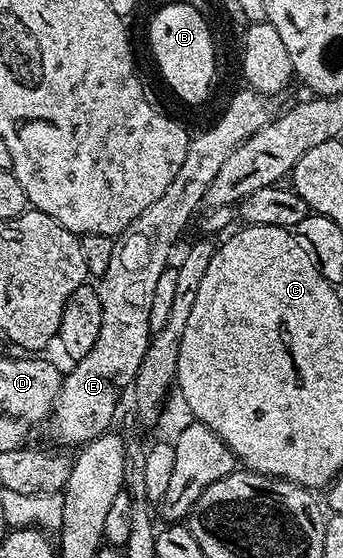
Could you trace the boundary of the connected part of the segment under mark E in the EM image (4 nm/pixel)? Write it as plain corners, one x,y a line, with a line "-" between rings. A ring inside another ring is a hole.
244,89
233,95
233,100
225,107
225,112
217,119
214,127
194,134
187,145
187,157
183,157
183,166
171,185
163,192
163,197
130,225
127,231
116,236
111,253
111,262
107,264
107,273
99,277
96,284
99,293
99,305
103,305
103,321
99,325
99,338
87,357
76,360
73,368
61,380
61,391
53,407
51,424
53,435
61,443
76,448
90,443
95,437
106,434
117,415
117,406
121,403
121,394
137,377
139,365
149,348
151,332
151,301
155,297
155,284
170,266
169,250
173,242
185,231
189,218
205,202
207,185
211,185
215,173
219,173
223,161
244,139
251,137
271,118
270,100
260,91

